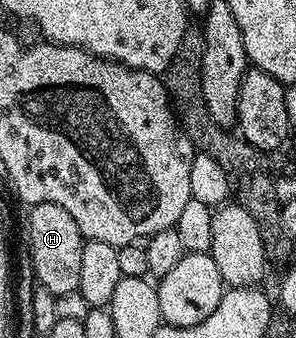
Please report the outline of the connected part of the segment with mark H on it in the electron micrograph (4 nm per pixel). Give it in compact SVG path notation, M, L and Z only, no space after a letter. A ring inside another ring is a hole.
M54 202L33 204L27 211L28 256L32 259L32 272L36 275L35 283L41 288L50 290L50 294L56 297L77 291L80 287L78 277L82 271L82 246L85 241L82 230L78 230L78 222L74 222L74 218L70 218L67 210L62 210L62 206L54 206Z

